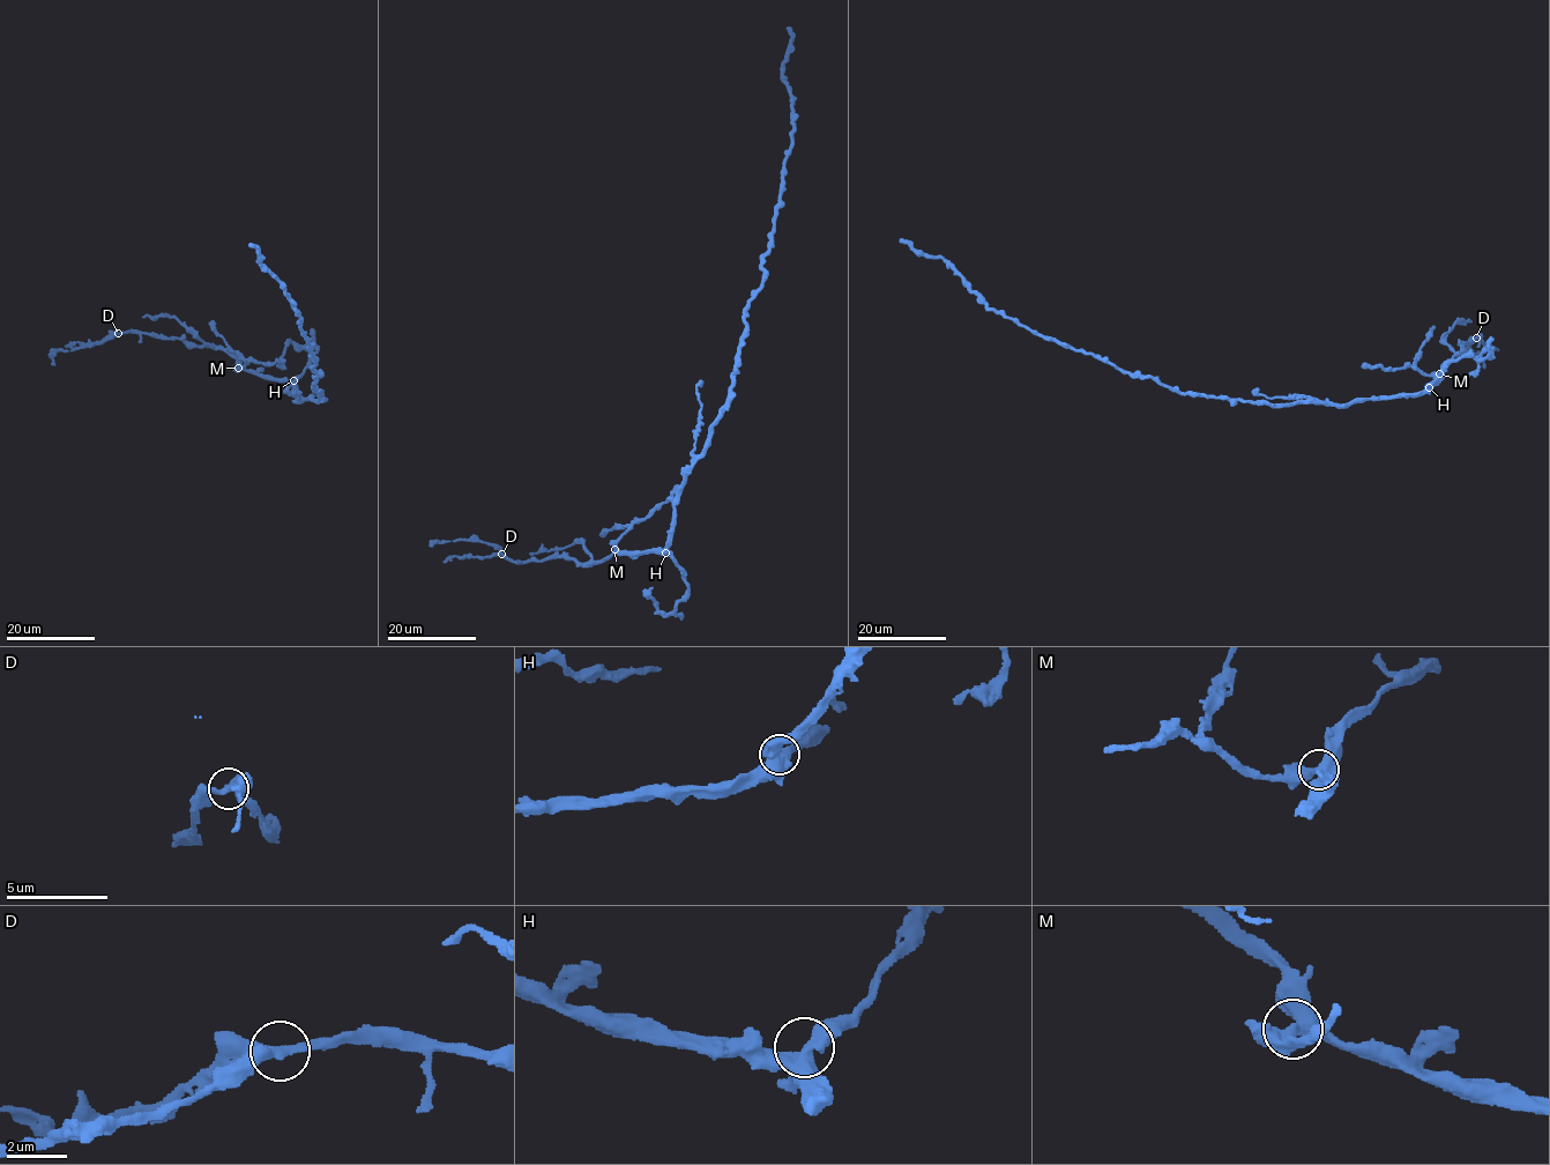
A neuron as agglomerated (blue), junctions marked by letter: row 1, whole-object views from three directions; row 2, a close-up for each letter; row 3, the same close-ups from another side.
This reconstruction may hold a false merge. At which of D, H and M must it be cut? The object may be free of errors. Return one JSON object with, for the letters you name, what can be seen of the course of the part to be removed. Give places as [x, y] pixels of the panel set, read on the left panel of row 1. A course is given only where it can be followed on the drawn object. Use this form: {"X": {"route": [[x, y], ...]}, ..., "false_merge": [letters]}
{"false_merge": []}

